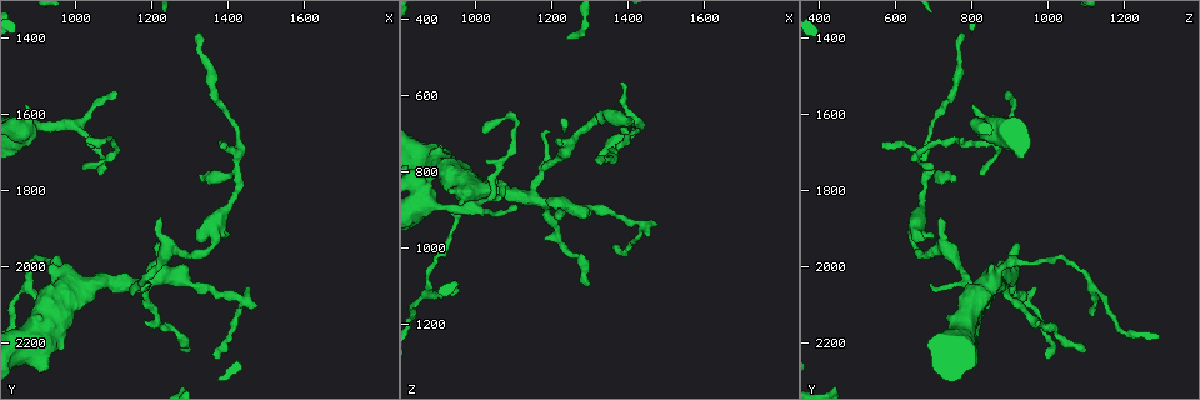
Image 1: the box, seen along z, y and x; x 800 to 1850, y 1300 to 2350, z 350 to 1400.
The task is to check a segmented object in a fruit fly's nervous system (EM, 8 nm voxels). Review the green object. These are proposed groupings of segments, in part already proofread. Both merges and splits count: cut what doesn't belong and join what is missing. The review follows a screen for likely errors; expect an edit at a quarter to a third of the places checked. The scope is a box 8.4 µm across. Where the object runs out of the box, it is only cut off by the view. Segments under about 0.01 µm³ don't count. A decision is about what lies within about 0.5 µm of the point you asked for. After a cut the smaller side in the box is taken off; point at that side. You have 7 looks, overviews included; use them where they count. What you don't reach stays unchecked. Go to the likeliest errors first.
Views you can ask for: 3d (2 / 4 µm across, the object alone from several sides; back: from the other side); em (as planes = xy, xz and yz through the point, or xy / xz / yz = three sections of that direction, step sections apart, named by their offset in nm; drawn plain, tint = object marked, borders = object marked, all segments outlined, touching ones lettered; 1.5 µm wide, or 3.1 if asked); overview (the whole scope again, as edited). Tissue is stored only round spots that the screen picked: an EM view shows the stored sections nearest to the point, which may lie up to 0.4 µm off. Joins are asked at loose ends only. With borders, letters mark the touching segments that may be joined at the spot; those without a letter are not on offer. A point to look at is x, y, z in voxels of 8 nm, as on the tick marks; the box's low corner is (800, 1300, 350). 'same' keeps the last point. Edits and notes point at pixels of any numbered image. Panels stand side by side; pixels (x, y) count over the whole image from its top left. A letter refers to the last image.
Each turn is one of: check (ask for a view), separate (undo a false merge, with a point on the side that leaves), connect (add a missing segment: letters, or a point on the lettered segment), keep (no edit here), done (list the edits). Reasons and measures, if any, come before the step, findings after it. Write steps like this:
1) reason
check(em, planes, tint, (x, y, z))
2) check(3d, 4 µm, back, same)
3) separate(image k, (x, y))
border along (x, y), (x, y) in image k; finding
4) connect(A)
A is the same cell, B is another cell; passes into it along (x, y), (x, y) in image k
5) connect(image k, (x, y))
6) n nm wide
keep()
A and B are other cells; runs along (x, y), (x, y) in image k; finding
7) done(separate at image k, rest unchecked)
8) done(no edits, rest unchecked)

free end
check(3d, 2 µm, (950, 2125, 1120))

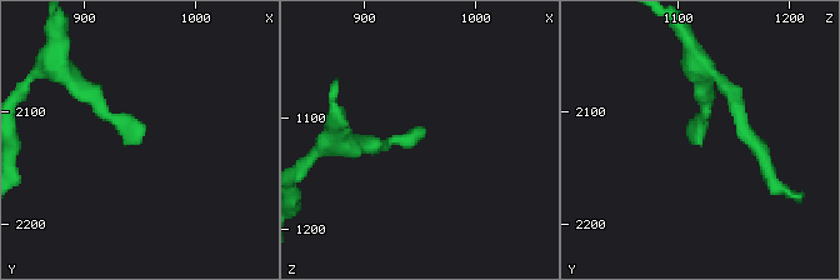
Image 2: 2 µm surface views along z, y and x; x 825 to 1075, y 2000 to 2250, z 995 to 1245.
need the tissue
check(em, planes, borders, (948, 2132, 1114))

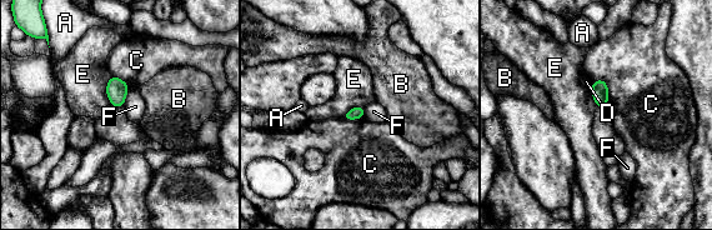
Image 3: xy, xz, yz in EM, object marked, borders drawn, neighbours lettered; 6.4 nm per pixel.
80 nm wide
keep()
A, B, C, D, E and F are other cells; border along (113, 75), (106, 84), (111, 106) in image 3; none of them fits

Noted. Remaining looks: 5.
branch stops here
check(3d, 2 µm, (1335, 1780, 755))

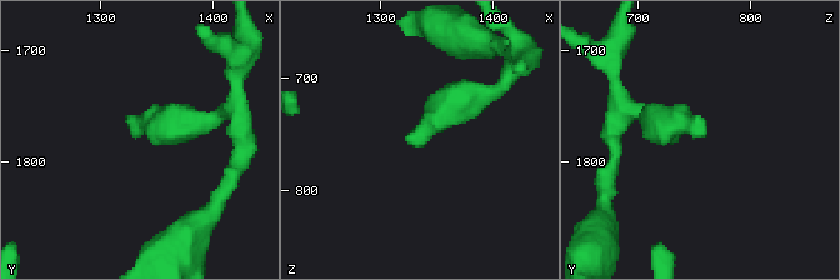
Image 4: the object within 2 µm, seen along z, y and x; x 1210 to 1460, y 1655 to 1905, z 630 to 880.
check(em, planes, borders, (1332, 1776, 764))

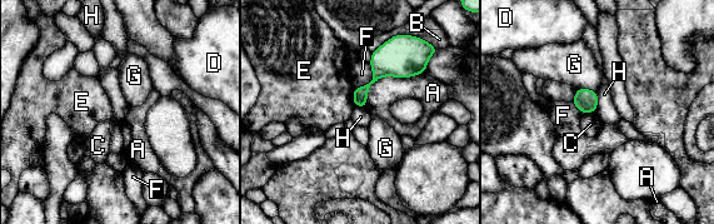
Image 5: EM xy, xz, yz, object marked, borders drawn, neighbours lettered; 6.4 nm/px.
keep()
A, B, C, D, E, F, G and H are other cells; border along (595, 91), (597, 110) in image 5; no lettered segment goes on from it

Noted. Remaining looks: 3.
branch stops here
check(em, planes, borders, (1370, 2245, 995))

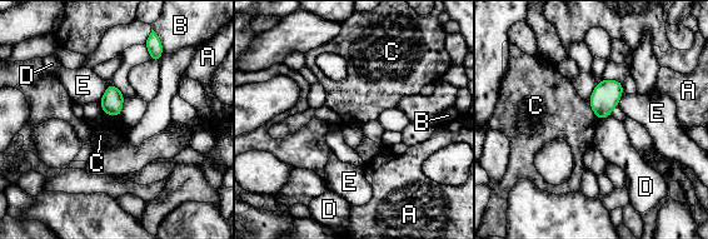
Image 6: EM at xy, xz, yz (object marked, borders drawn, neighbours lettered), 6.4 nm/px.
140 nm wide
keep()
A, B, C, D and E are other cells; none of them fits

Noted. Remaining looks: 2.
done(no edits, rest unchecked)

